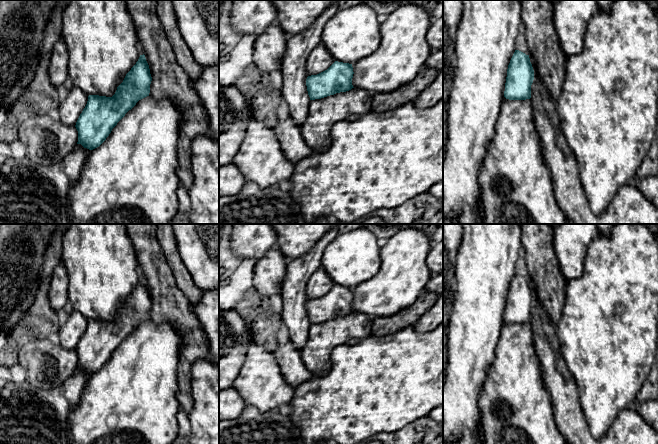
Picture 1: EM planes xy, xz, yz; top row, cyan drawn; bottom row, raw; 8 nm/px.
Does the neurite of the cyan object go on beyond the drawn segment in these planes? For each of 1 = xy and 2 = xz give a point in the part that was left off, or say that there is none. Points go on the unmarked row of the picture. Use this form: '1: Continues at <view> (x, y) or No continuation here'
1: Continues at xy (132, 399)
2: Continues at xz (403, 274)

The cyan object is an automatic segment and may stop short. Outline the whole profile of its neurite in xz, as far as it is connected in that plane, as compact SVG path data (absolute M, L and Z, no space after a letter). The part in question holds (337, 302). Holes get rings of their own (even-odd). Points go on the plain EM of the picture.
M407 227L387 239L380 248L381 265L379 271L369 280L354 288L335 285L327 294L308 300L306 310L310 324L321 323L340 316L346 316L352 312L365 313L371 317L392 316L403 308L413 304L419 295L425 290L427 282L432 277L432 272L426 266L428 255L433 241L422 229Z

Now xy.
M145 279L126 298L112 321L89 319L76 353L78 366L90 377L80 401L69 415L70 444L173 444L178 435L178 358L181 339L167 323L155 324L150 317L152 301Z

